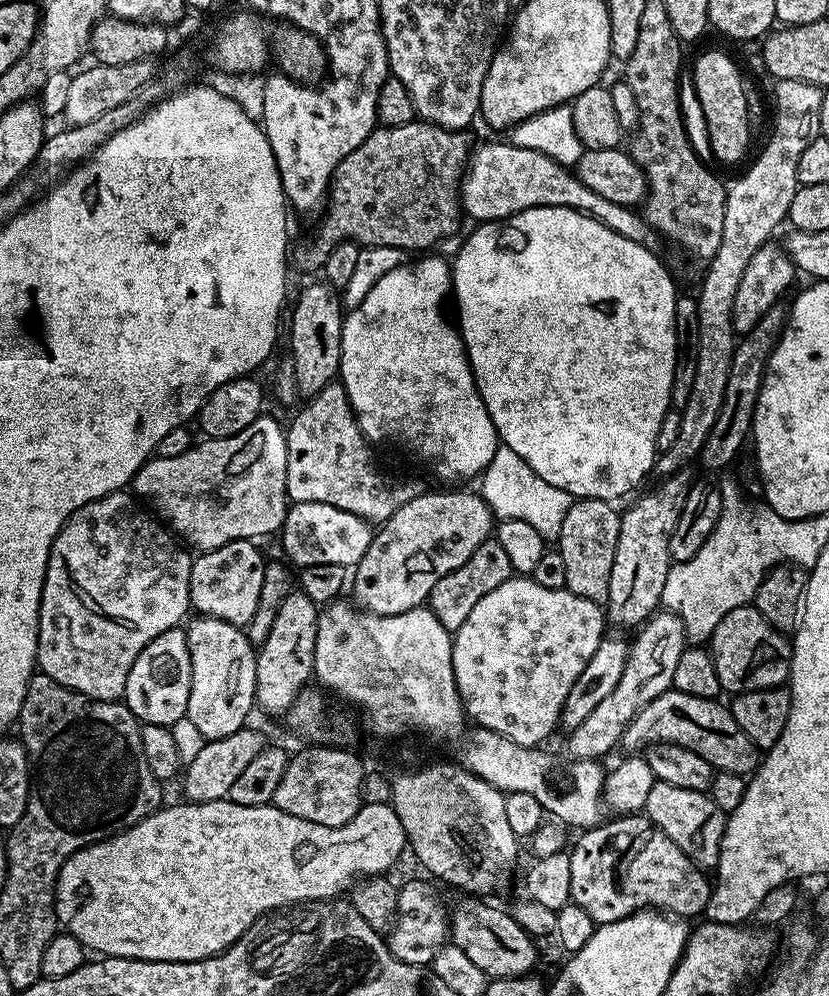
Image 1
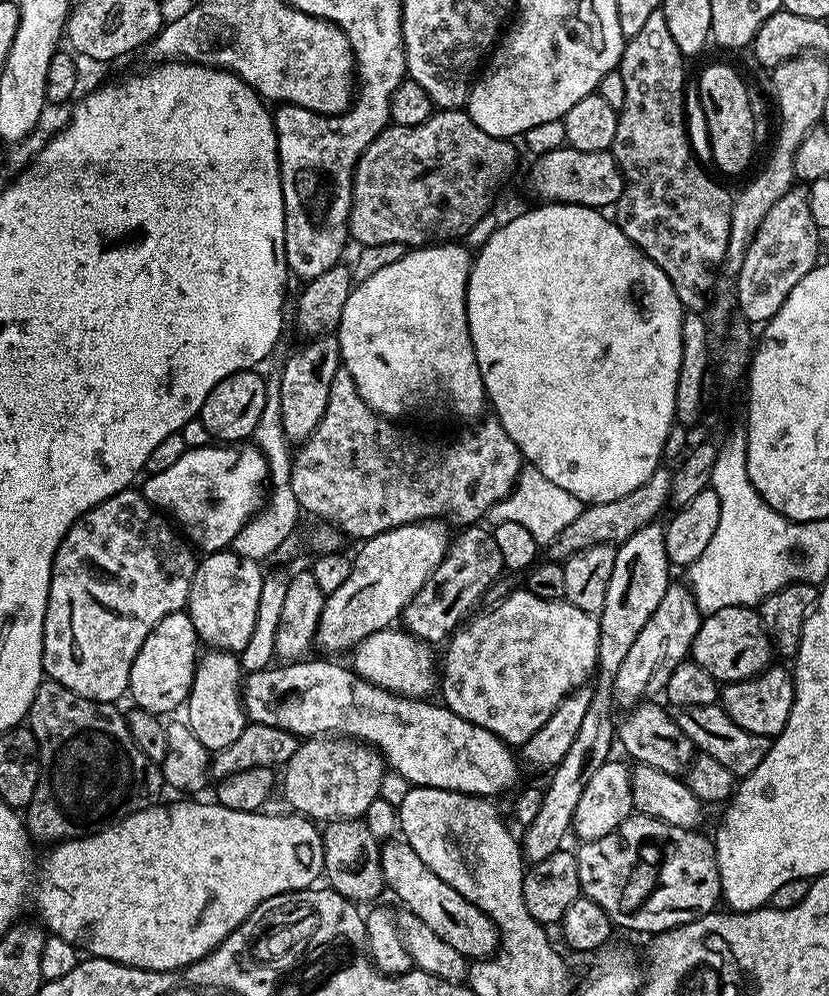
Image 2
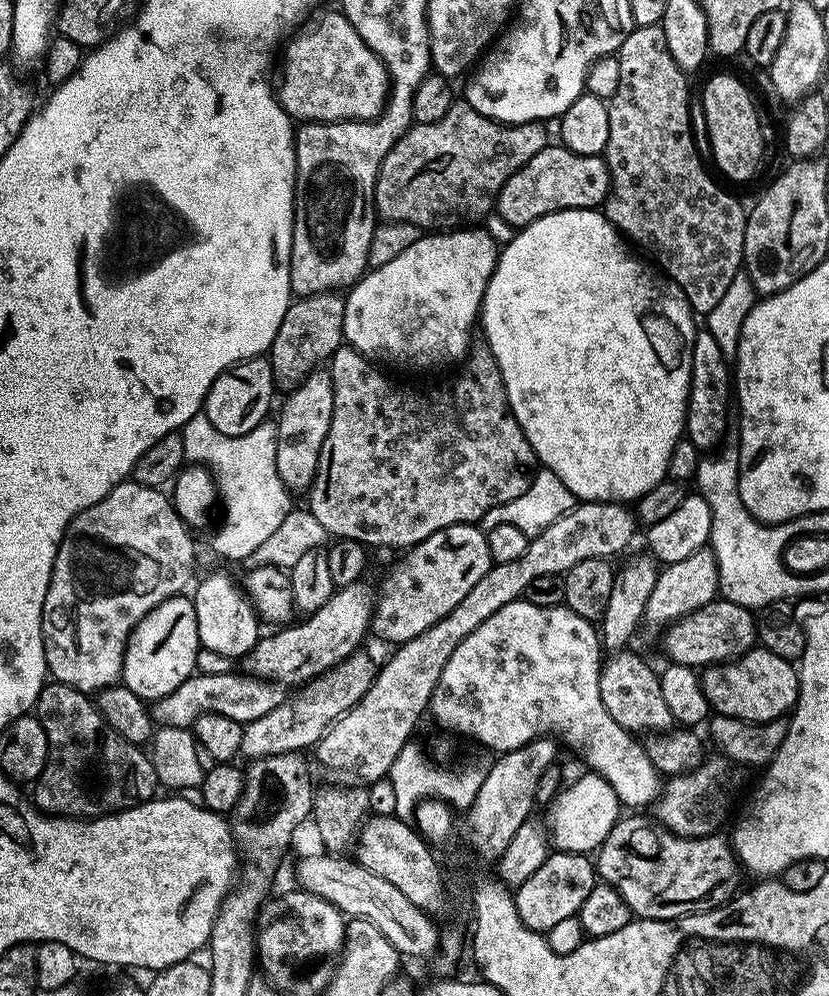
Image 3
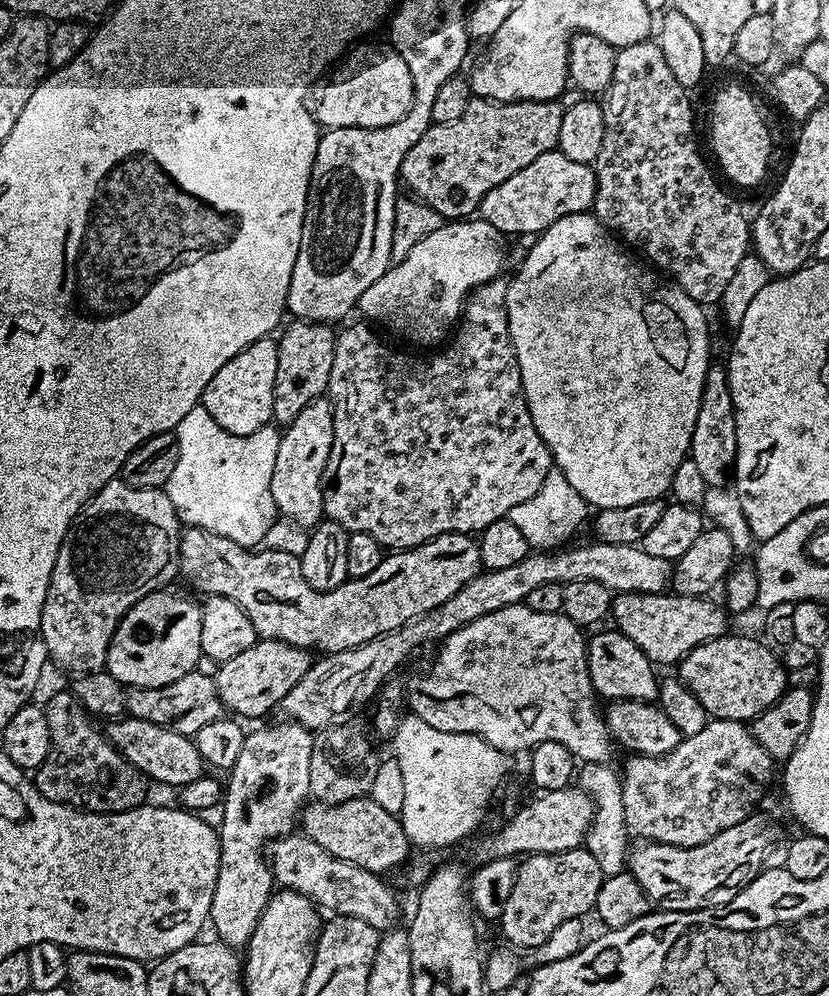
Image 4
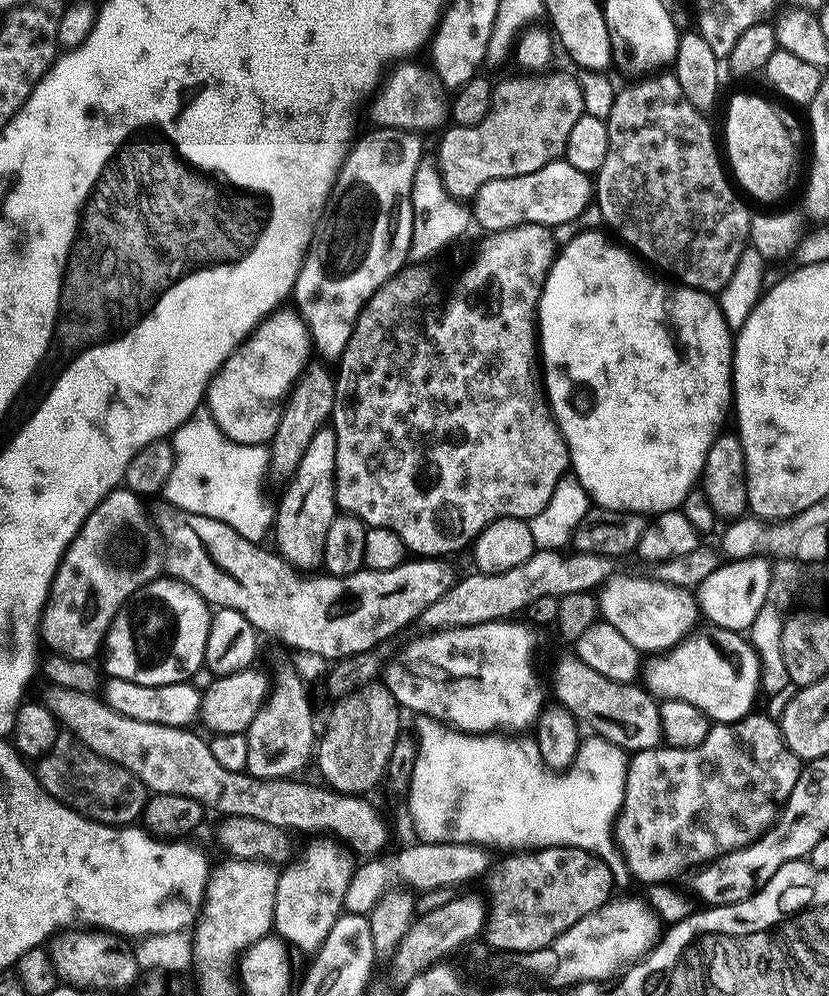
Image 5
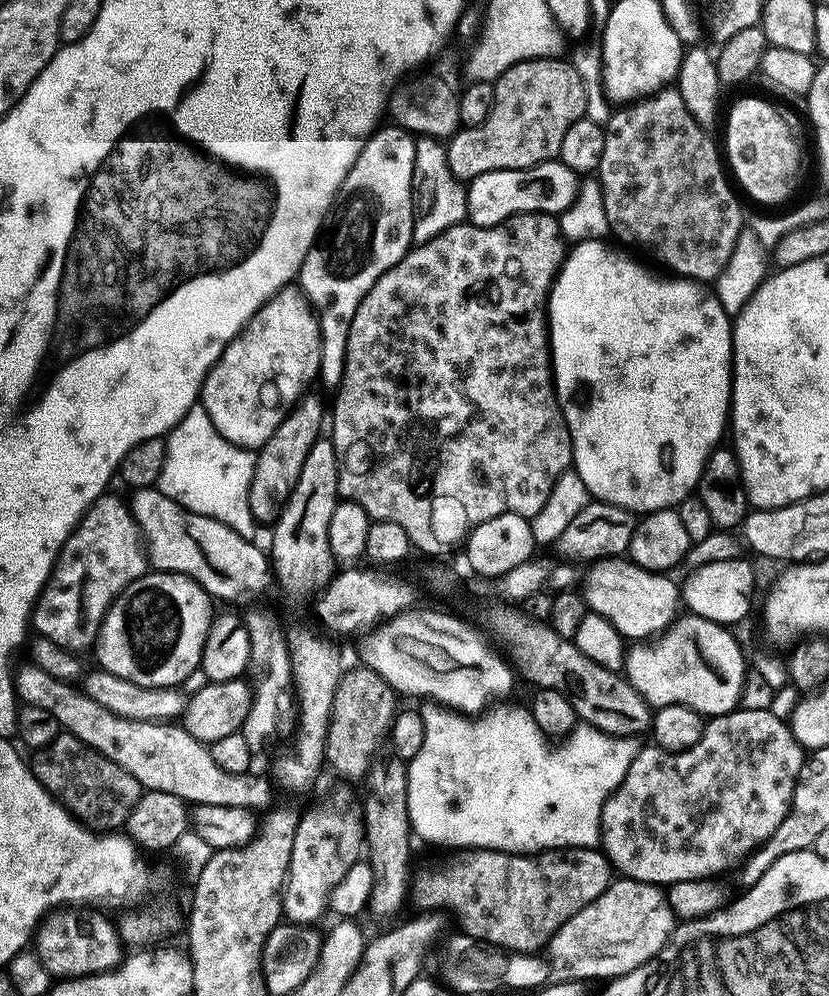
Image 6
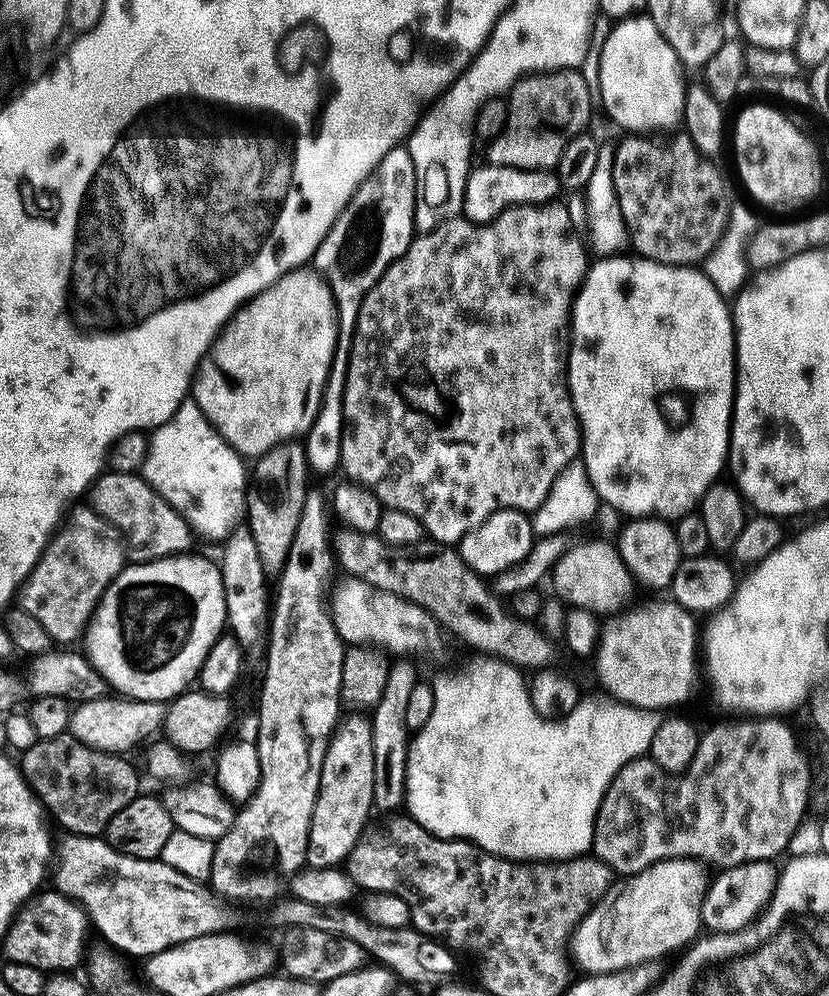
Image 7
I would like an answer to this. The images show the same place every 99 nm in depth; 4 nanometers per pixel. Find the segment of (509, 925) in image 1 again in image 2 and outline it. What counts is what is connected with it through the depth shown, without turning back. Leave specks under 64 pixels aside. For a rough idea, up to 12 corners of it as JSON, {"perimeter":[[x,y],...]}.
{"perimeter":[[407,840],[381,847],[385,885],[442,942],[478,961],[496,923]]}

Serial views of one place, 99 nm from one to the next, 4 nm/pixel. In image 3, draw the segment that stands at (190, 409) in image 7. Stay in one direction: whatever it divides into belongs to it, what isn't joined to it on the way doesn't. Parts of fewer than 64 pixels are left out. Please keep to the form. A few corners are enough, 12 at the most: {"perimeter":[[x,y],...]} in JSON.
{"perimeter":[[275,423],[244,436],[184,424],[185,457],[215,479],[217,554],[248,556],[294,507]]}

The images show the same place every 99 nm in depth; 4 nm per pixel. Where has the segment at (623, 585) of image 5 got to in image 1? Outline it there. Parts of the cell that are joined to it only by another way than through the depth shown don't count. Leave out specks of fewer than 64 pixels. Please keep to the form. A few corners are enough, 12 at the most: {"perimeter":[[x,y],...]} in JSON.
{"perimeter":[[755,606],[710,637],[725,693],[787,685],[792,645]]}

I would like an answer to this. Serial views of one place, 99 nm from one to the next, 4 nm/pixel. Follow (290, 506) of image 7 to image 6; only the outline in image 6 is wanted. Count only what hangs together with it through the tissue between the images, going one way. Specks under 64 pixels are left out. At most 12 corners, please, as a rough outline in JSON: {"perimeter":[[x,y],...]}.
{"perimeter":[[307,395],[255,453],[252,519],[279,520],[321,439],[326,408]]}

